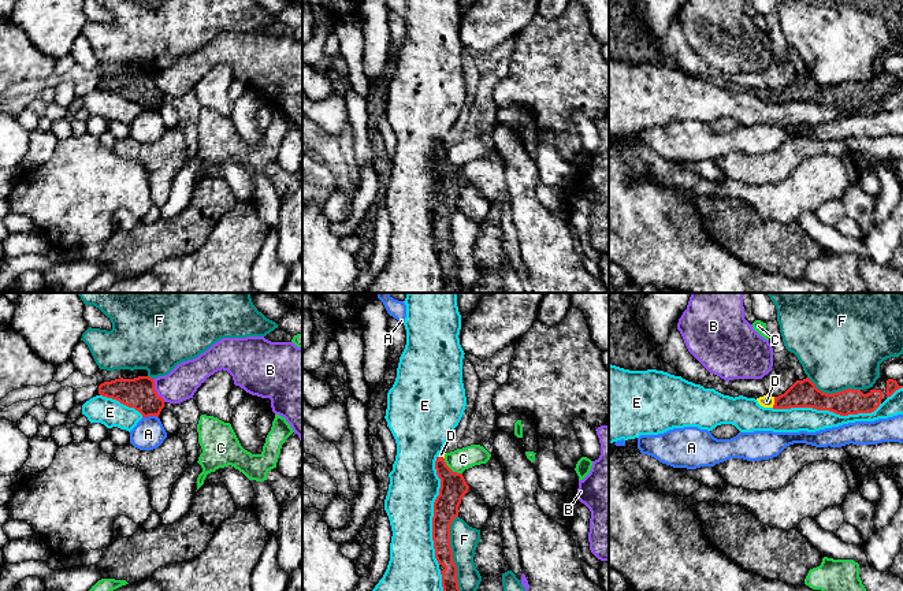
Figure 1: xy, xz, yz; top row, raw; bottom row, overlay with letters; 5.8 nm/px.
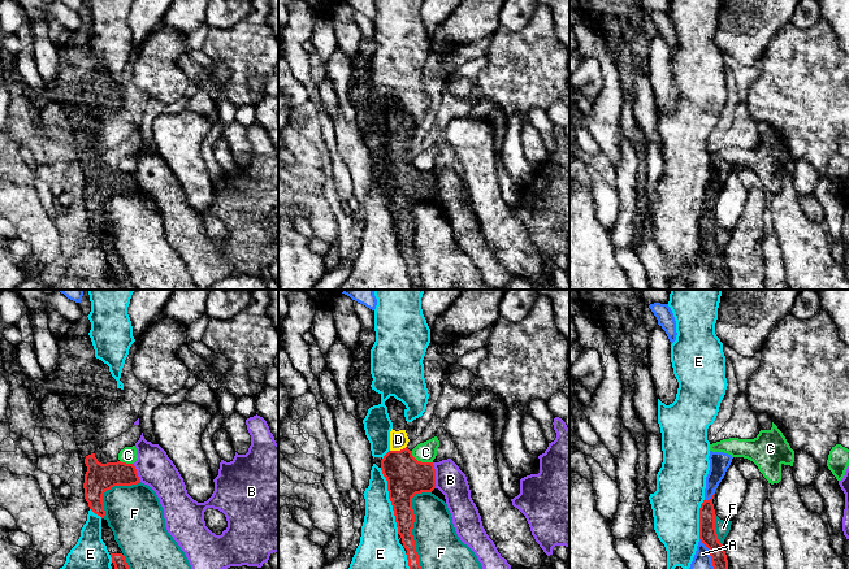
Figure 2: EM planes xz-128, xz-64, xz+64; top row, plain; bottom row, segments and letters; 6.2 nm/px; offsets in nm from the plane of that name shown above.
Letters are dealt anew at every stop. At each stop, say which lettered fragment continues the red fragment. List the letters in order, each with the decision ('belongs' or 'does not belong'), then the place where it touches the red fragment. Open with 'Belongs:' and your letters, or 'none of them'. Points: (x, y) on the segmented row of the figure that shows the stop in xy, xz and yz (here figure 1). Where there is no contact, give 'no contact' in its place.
Belongs: D
A: does not belong | xy (149, 415)
B: does not belong | xy (155, 390)
C: does not belong | xz (450, 469)
D: belongs | yz (775, 402)
E: does not belong | yz (827, 409)
F: does not belong | xz (452, 553)

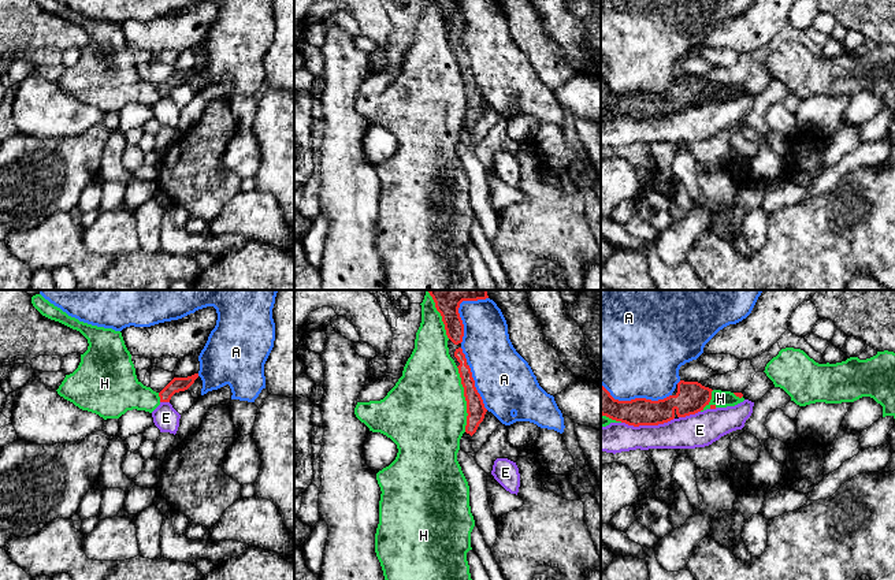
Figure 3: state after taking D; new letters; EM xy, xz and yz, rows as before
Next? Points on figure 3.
Belongs: none of them
A: does not belong | yz (635, 398)
E: does not belong | yz (647, 424)
H: does not belong | xz (465, 400)

